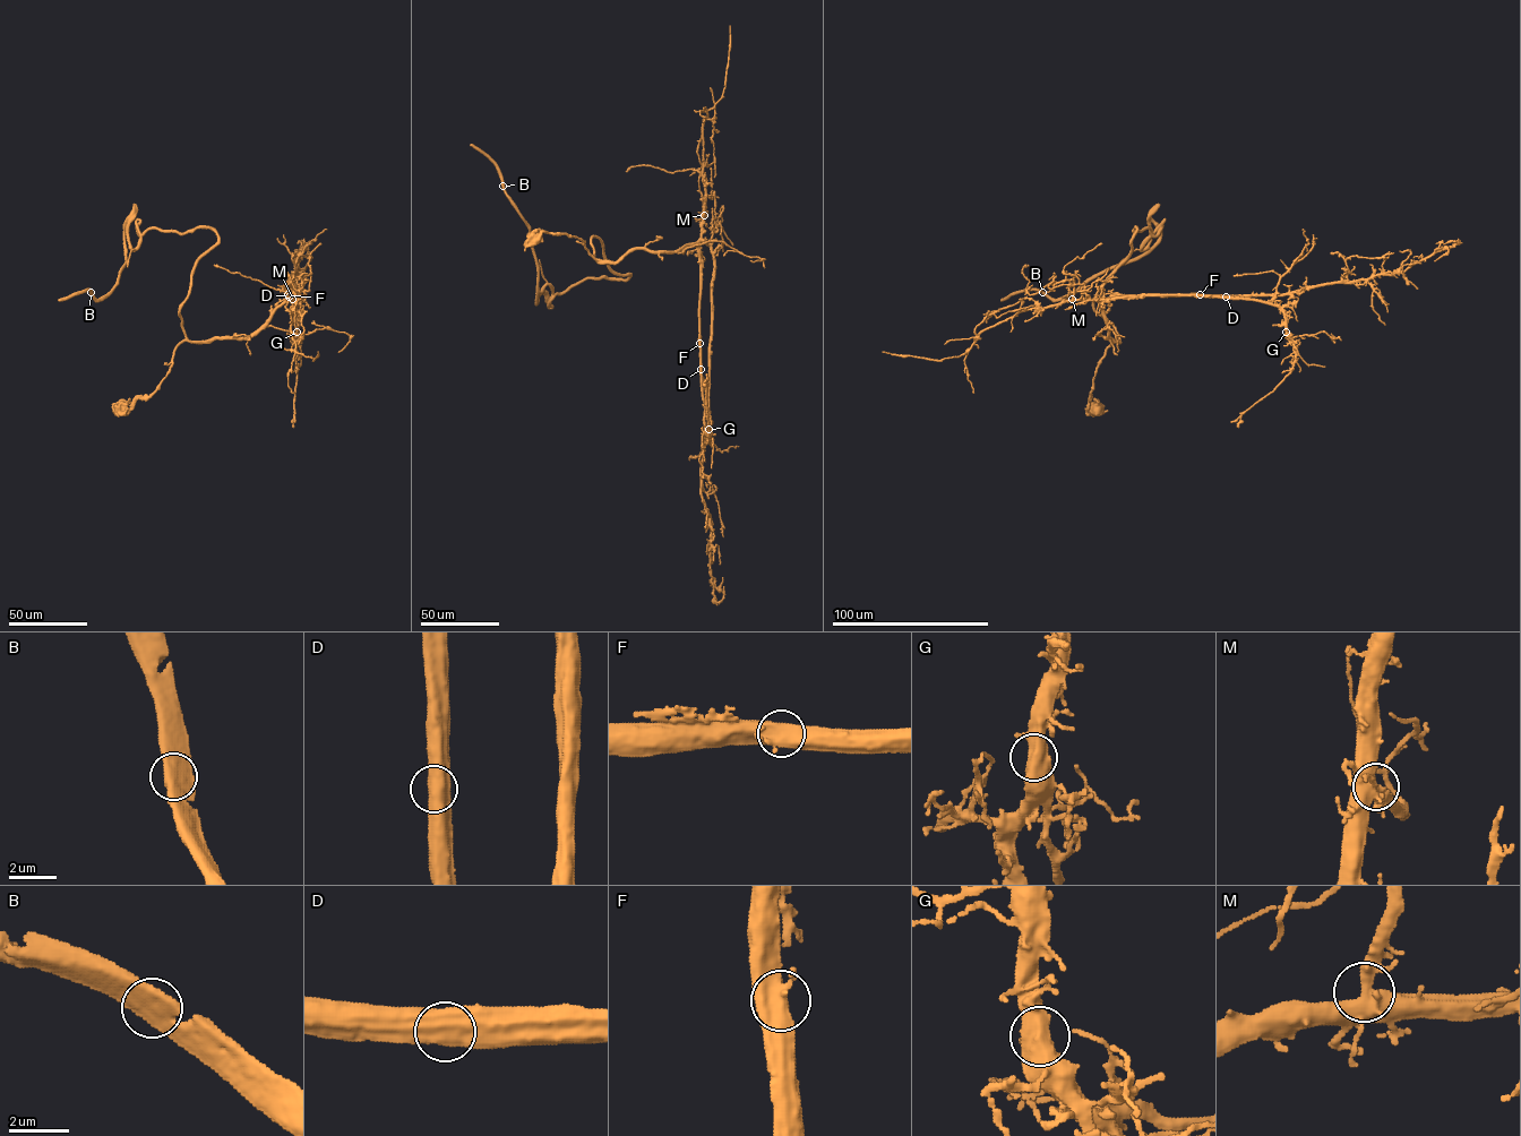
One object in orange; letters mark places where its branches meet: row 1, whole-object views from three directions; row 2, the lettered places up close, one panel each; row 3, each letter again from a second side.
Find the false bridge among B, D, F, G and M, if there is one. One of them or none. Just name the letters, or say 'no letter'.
no letter

